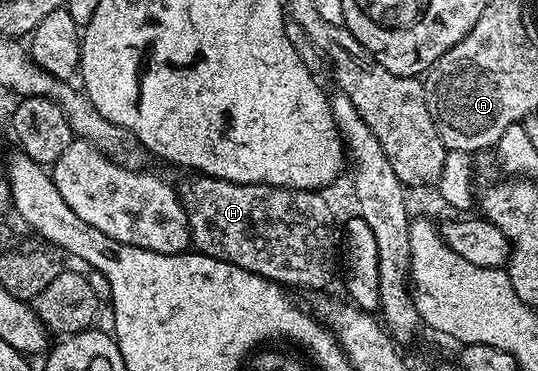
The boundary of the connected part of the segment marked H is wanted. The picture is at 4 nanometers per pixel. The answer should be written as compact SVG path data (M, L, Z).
M192 176L185 184L184 190L179 191L178 197L184 204L184 210L188 214L188 232L190 242L199 253L210 256L214 260L222 260L234 264L238 268L246 268L246 272L260 270L260 276L270 279L286 288L296 286L298 288L310 288L318 290L326 287L332 280L334 272L338 270L338 222L332 215L332 206L323 197L323 193L315 190L284 190L280 186L243 186L237 182L227 182L221 178L209 178L207 176Z

